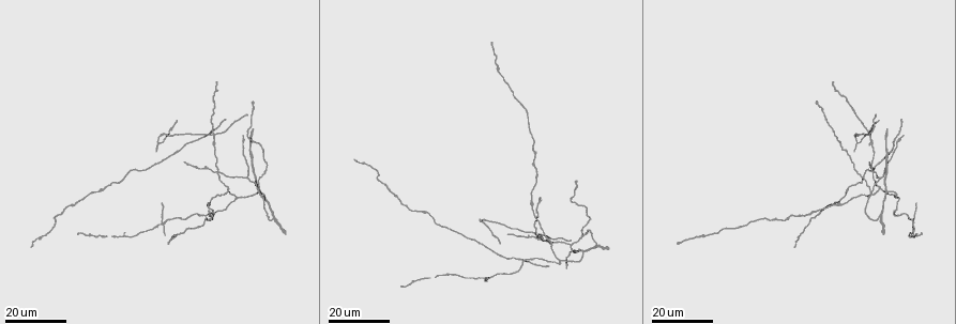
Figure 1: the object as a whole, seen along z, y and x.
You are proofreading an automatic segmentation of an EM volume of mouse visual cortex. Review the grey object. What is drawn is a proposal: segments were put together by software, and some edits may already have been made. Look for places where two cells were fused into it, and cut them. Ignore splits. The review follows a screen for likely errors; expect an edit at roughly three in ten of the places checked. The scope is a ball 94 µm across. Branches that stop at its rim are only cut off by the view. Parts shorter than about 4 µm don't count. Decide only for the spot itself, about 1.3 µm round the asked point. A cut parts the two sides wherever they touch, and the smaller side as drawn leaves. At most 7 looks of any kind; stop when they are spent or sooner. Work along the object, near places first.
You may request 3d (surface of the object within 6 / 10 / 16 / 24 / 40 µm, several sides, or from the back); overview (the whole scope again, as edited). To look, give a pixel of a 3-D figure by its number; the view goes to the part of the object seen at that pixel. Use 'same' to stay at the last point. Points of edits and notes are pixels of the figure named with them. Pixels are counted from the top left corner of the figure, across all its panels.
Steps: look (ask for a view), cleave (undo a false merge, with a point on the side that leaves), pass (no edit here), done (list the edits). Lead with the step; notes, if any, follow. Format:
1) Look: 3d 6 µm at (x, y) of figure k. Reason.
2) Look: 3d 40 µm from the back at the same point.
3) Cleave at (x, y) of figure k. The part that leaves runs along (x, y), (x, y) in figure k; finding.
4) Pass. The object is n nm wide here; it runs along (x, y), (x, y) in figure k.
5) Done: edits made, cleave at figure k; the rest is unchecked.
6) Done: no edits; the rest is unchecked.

Look: 3d 16 µm at (217, 170) of figure 1. Four or more arms meet.

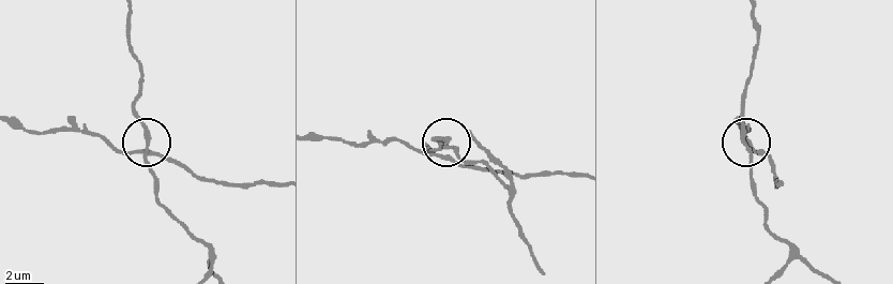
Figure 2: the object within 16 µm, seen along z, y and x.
Look: 3d 10 µm at (763, 152) of figure 2.

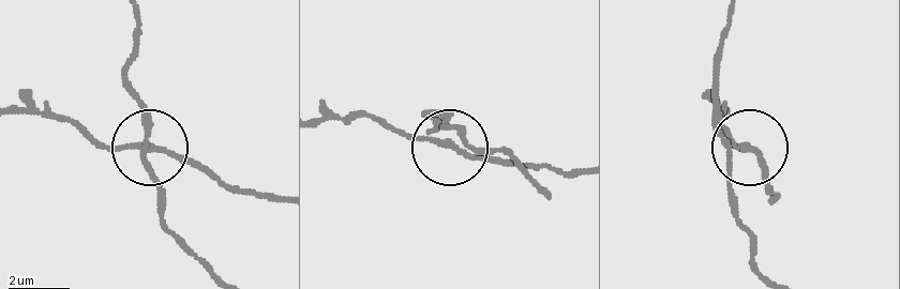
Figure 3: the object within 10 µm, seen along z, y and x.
Pass. It runs along (144, 153), (151, 153), (159, 212) in figure 3; all the same cell.

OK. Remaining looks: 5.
Look: 3d 16 µm at (552, 243) of figure 1. Three-way junction.

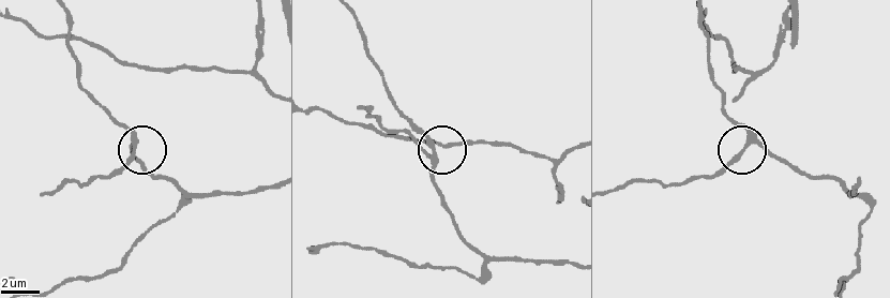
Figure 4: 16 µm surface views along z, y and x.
Look: 3d 6 µm at (134, 139) of figure 4.

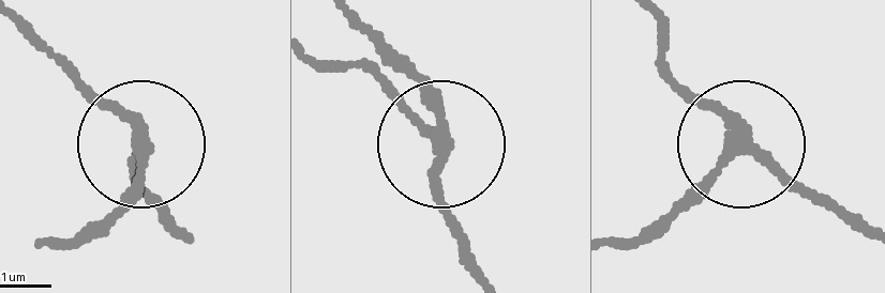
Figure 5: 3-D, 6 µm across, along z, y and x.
Pass. It runs along (15, 20), (139, 144), (155, 221) in figure 5; one cell here.

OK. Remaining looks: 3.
Look: 3d 16 µm at (881, 179) of figure 1. Branch point.

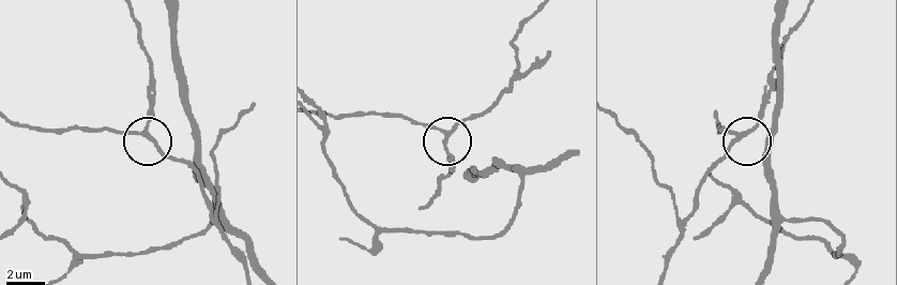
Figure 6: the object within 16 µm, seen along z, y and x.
Look: 3d 10 µm at (446, 141) of figure 6.

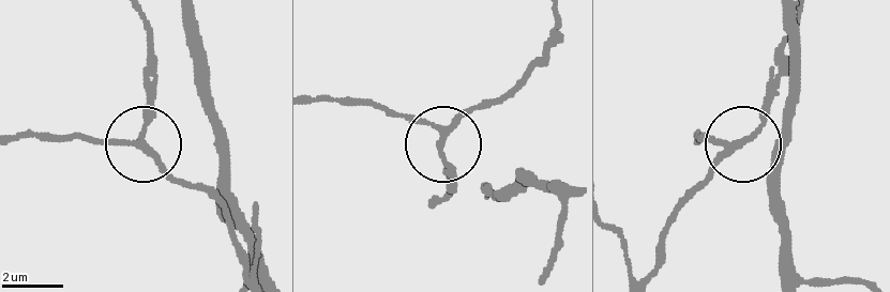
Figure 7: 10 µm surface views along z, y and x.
Pass. The side arm is 18 µm long; one cell here.

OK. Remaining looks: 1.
Done: no edits; the rest is unchecked.

